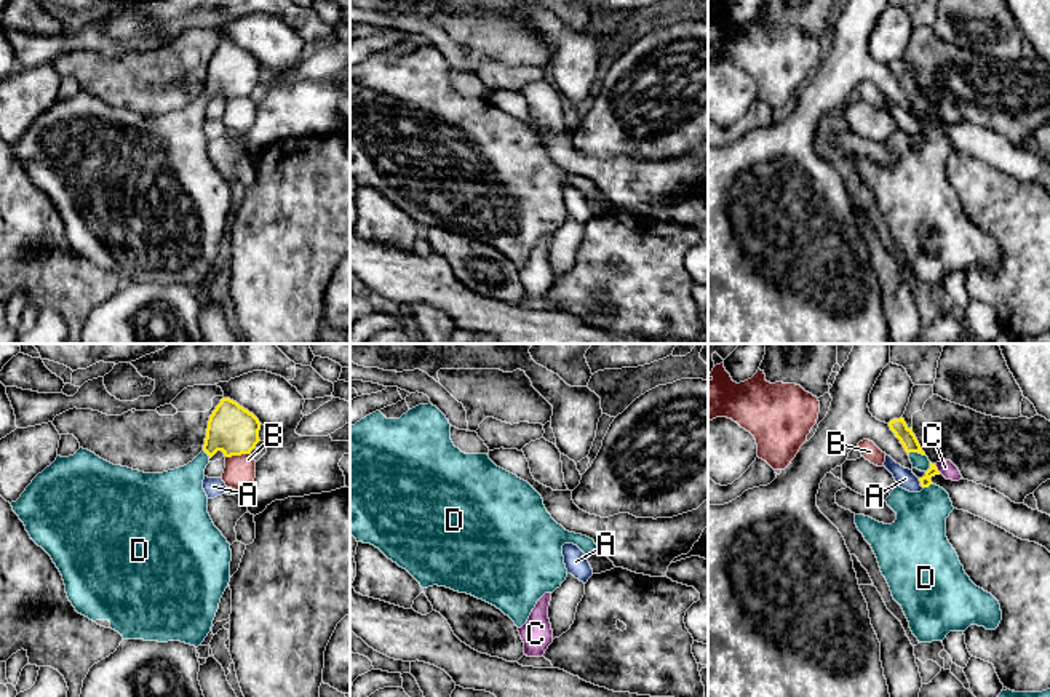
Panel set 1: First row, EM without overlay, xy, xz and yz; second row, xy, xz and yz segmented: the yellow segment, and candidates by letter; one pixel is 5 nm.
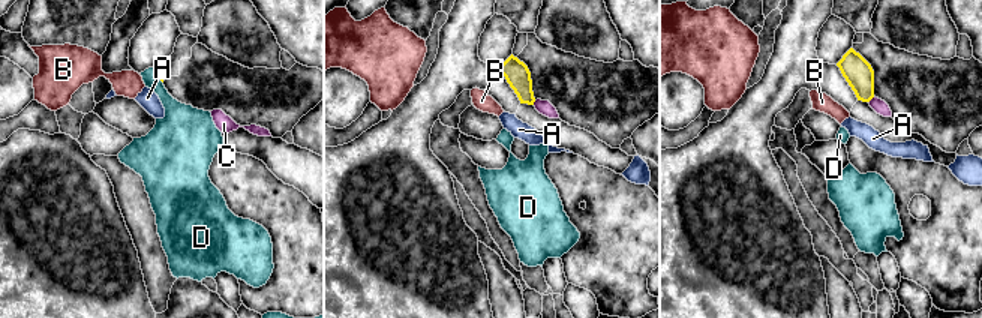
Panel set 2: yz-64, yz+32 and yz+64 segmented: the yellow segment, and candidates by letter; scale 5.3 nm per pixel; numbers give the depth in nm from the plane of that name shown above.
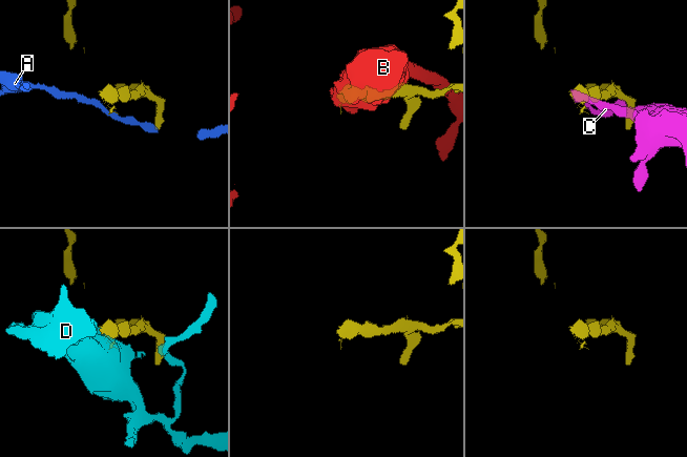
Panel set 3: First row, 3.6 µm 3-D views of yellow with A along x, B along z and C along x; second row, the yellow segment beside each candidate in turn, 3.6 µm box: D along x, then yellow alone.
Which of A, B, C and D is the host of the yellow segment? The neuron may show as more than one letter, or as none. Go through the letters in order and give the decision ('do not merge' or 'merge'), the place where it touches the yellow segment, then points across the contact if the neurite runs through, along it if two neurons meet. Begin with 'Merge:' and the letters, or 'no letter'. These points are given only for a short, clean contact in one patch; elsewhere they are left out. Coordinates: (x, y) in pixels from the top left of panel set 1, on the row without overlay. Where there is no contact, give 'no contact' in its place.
Merge: D
A: do not merge | yz (921, 125) | along yz (918, 120), (922, 130)
B: do not merge | xy (237, 96) | along xy (250, 95), (226, 99)
C: do not merge | yz (937, 111) | along yz (934, 106), (940, 114)
D: merge | yz (916, 93) | across yz (897, 67), (916, 93), (921, 104)

